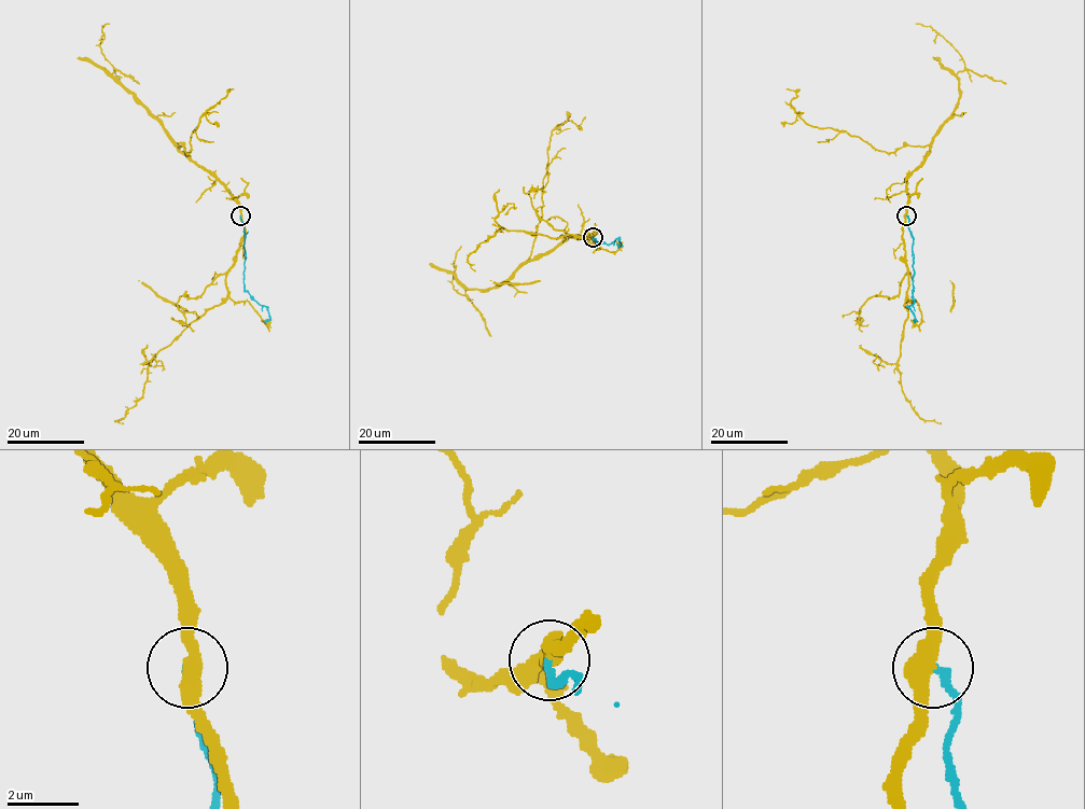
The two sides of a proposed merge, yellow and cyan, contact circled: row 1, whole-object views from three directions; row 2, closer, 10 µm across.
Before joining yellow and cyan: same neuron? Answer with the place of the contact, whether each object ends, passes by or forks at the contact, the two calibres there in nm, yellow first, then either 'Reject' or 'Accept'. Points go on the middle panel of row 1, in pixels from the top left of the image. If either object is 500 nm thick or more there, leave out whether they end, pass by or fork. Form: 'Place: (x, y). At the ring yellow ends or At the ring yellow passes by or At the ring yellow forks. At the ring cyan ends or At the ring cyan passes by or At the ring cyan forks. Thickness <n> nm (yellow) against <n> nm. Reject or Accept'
Place: (593, 237). At the ring yellow passes by. At the ring cyan ends. Thickness 460 nm (yellow) against 190 nm. Reject

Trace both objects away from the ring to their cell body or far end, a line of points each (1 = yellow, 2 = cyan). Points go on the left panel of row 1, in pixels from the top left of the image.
1: (240, 215), (240, 205), (233, 195), (192, 162), (178, 144), (190, 152), (190, 139), (199, 120), (233, 89)
2: (240, 215), (245, 238), (244, 288), (265, 306), (269, 318), (265, 321)

